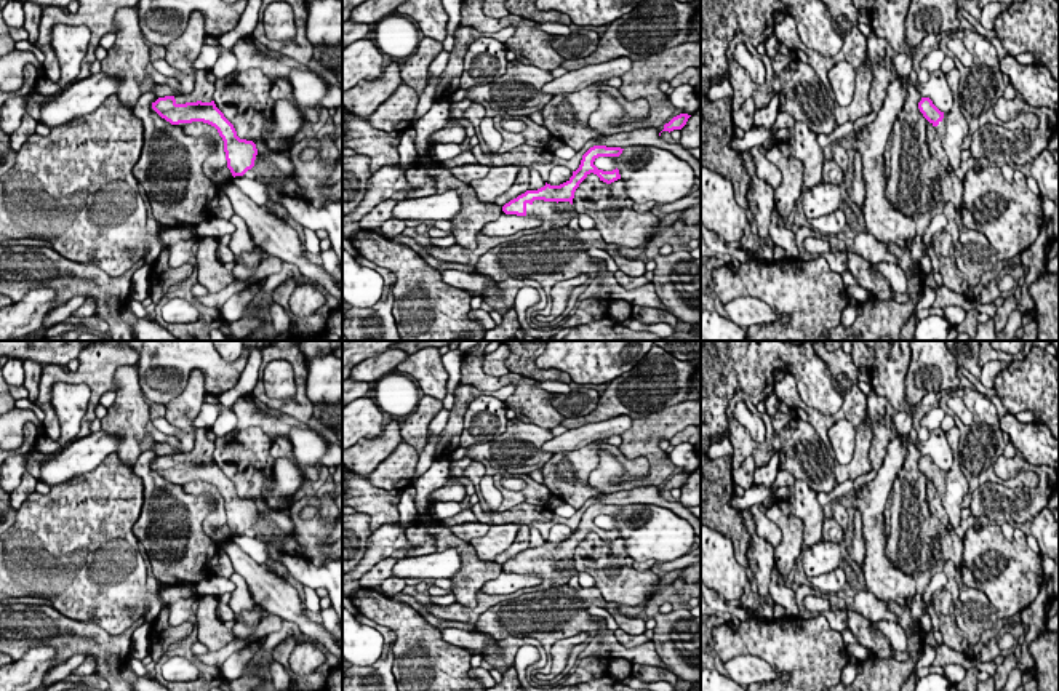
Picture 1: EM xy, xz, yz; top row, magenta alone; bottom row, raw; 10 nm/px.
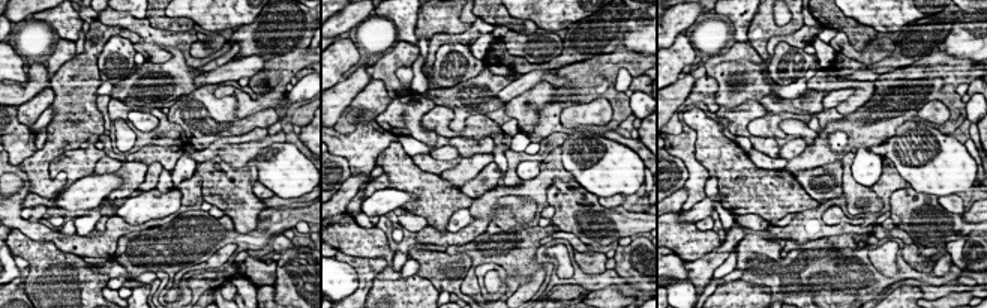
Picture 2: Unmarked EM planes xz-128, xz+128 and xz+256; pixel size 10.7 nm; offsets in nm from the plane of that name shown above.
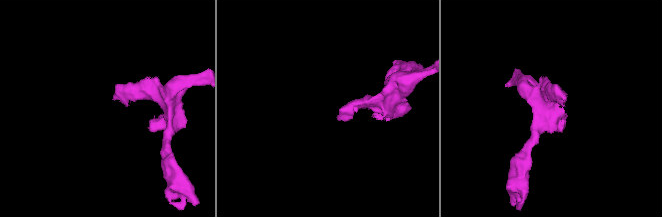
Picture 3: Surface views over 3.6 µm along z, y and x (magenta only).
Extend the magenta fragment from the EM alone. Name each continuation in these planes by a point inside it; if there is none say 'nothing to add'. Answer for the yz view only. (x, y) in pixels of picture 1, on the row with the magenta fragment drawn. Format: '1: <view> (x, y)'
1: yz (954, 128)

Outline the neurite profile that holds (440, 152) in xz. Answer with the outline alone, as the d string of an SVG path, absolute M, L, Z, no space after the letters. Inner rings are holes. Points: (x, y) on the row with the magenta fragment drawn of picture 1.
M437 144L437 146L429 147L429 154L434 162L450 160L459 155L461 152L462 150L459 144Z

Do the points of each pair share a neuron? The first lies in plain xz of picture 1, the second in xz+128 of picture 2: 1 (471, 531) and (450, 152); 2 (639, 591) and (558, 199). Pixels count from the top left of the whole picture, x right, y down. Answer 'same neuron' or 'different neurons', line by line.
1: different neurons
2: same neuron

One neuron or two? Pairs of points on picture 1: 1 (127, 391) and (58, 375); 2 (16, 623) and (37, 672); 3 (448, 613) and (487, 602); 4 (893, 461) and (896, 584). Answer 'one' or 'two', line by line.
1: two
2: two
3: one
4: one

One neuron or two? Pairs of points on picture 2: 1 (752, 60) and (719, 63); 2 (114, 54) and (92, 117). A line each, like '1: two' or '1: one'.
1: one
2: two

